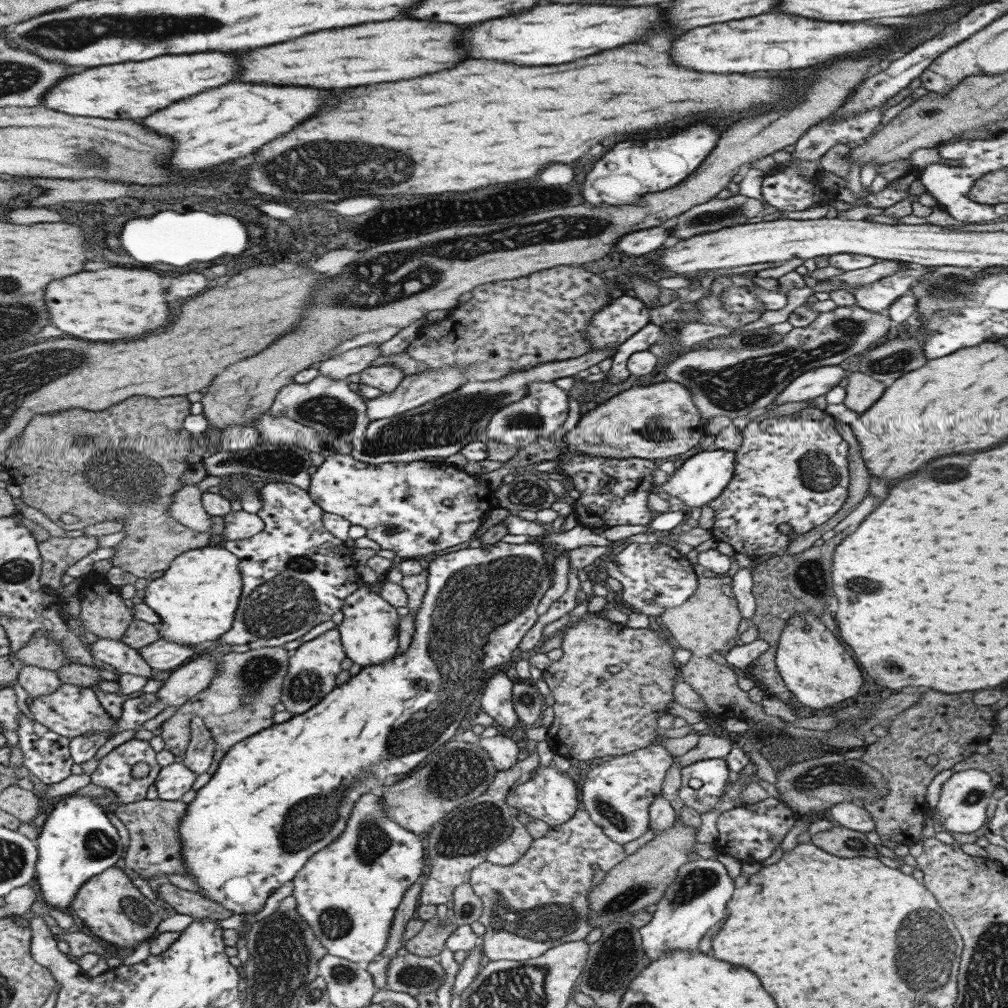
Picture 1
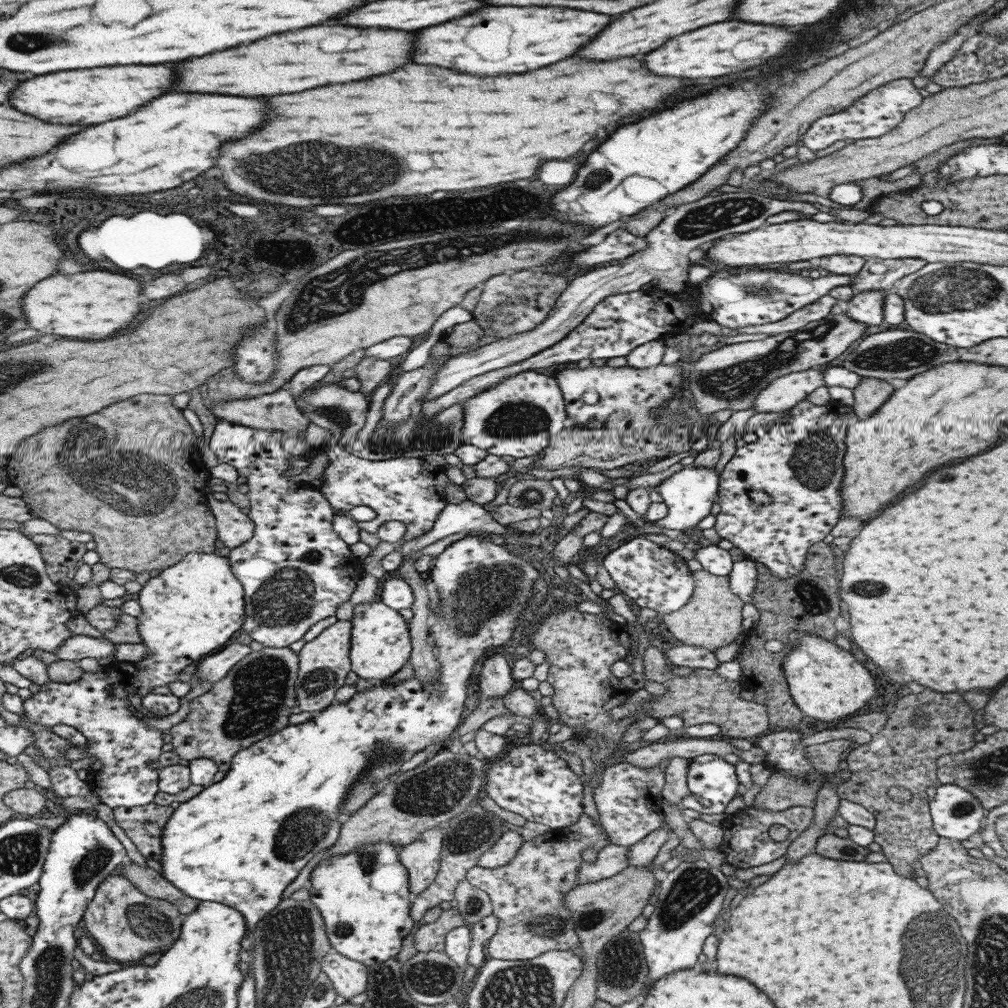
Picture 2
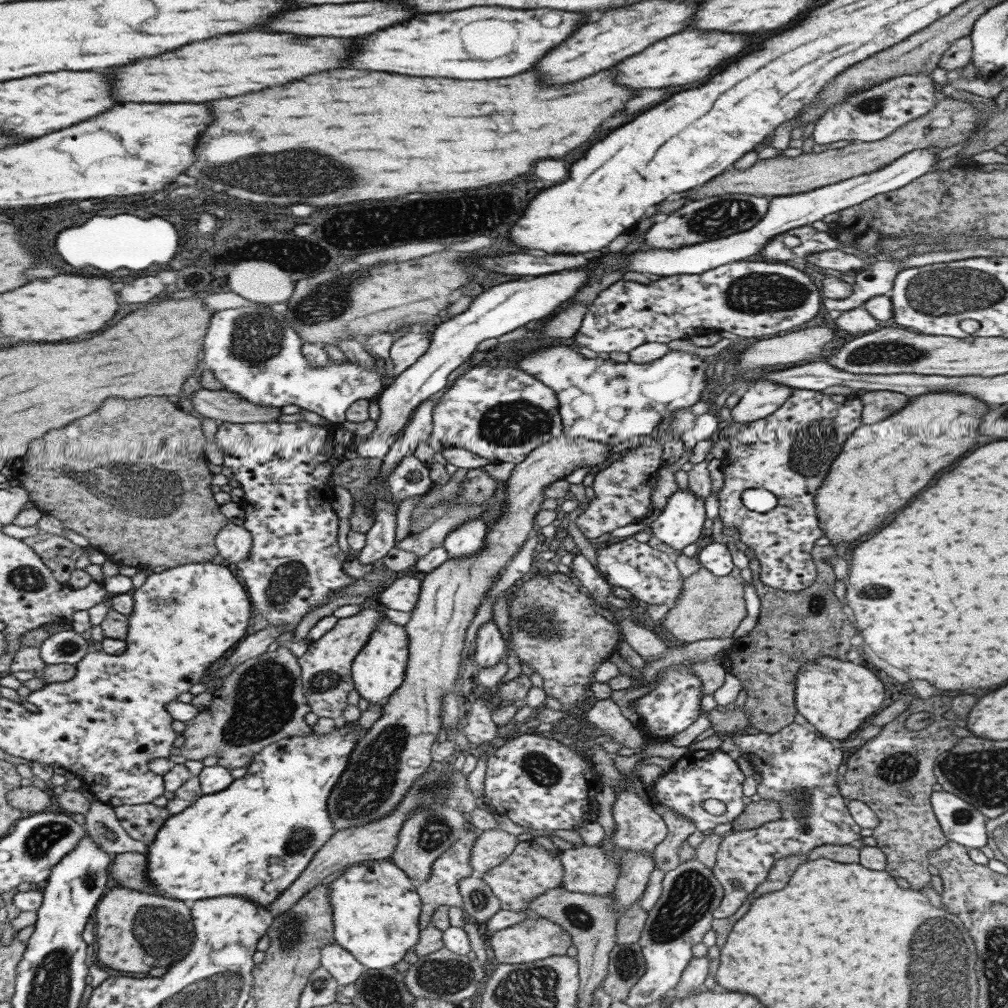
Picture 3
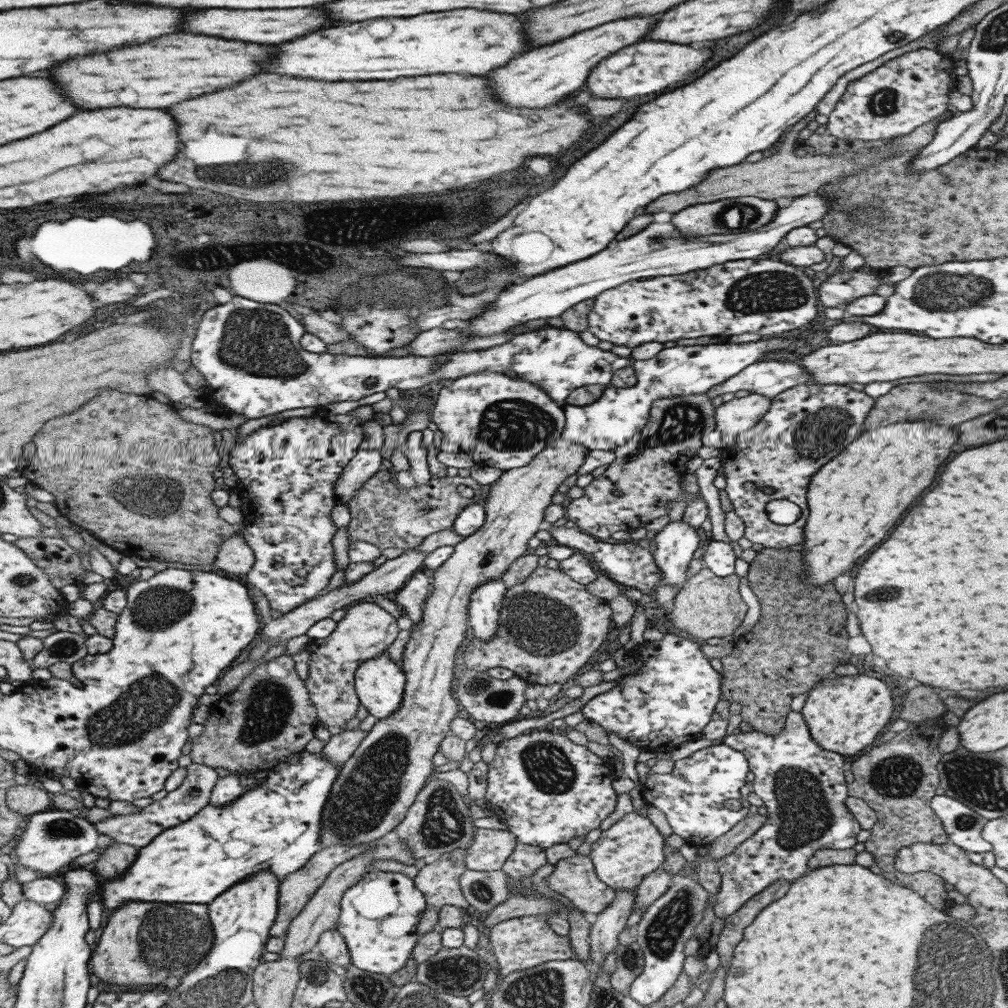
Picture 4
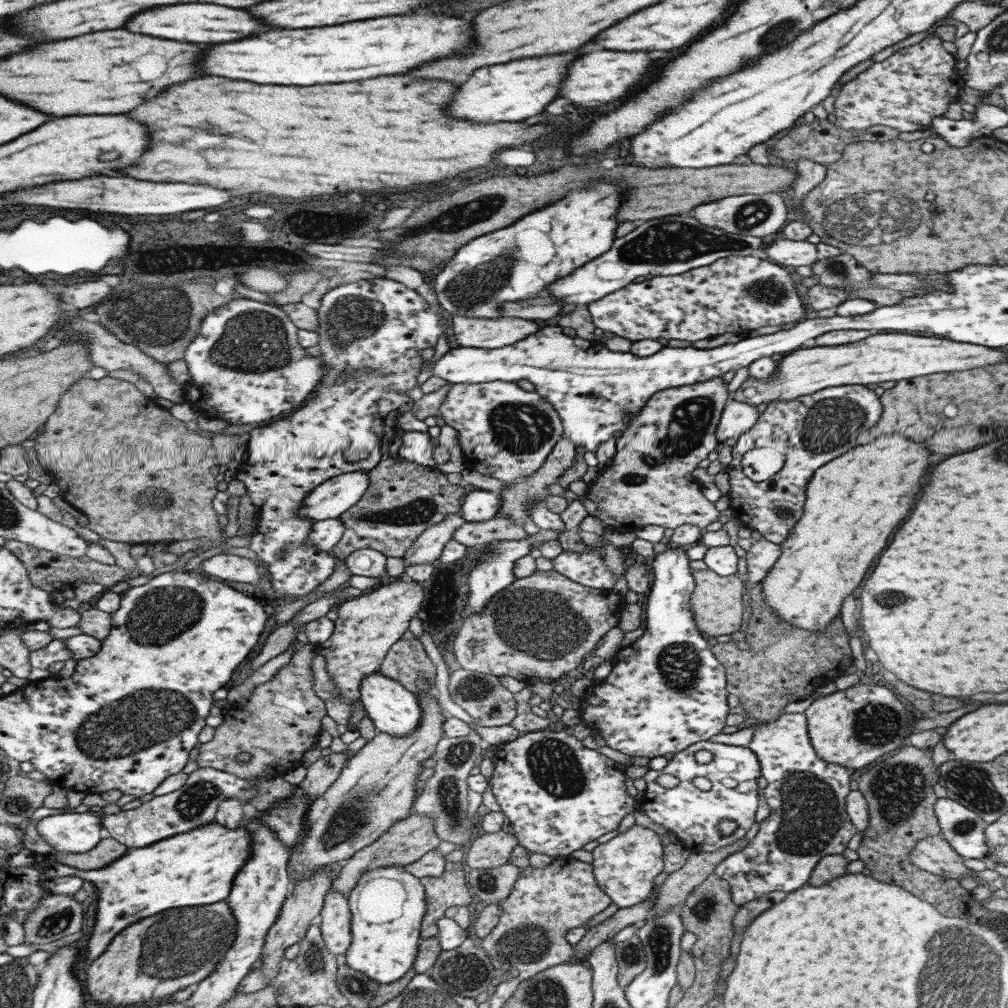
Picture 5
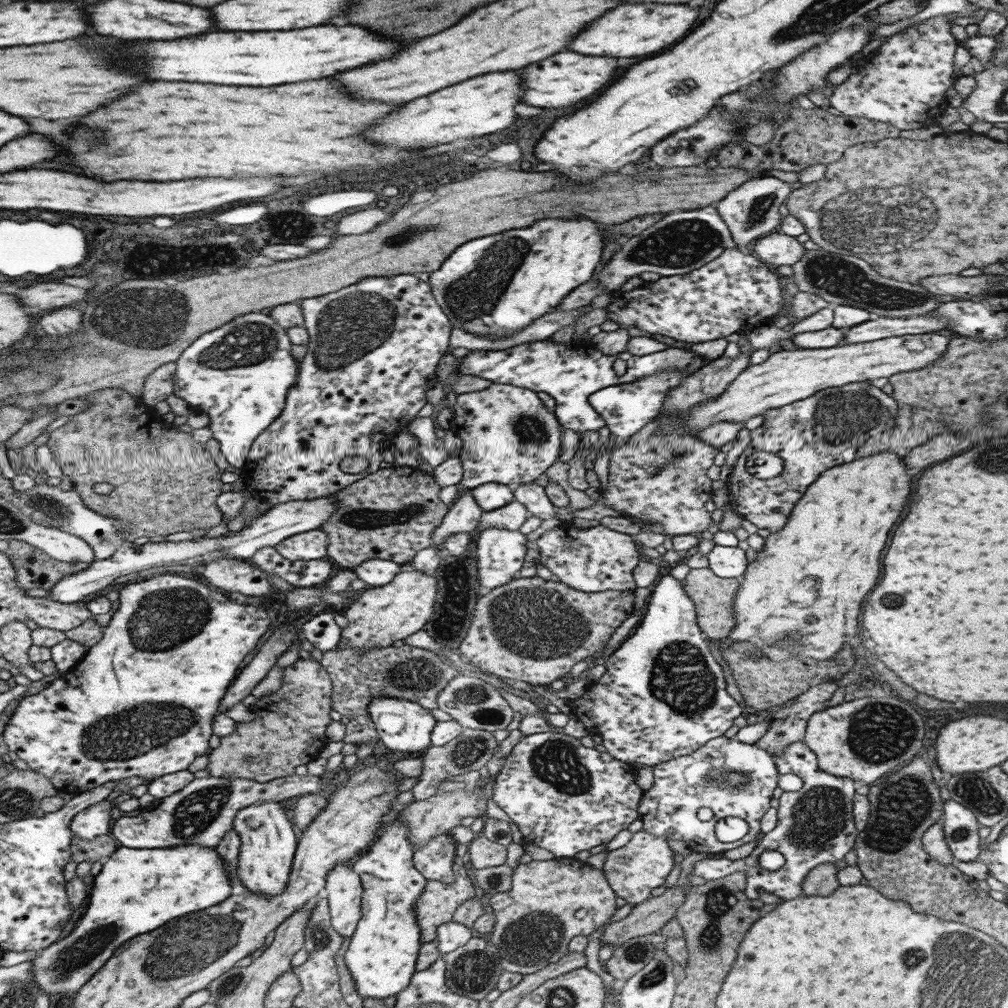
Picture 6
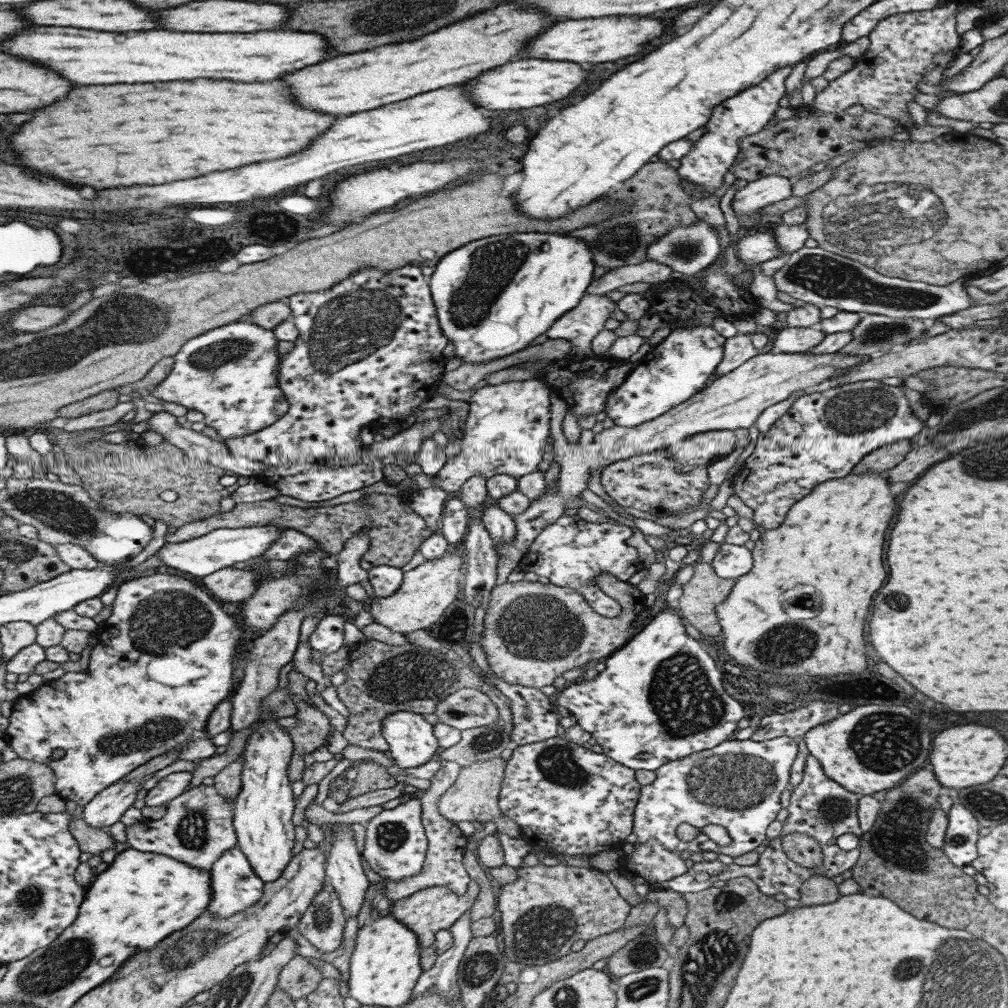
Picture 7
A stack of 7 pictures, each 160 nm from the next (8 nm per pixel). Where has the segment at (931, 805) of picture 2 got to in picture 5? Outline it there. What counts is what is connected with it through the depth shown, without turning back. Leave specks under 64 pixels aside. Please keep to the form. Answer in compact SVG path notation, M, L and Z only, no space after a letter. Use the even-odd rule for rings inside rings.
M938 798L933 805L940 834L963 859L989 855L984 839L987 825L975 812L950 798Z

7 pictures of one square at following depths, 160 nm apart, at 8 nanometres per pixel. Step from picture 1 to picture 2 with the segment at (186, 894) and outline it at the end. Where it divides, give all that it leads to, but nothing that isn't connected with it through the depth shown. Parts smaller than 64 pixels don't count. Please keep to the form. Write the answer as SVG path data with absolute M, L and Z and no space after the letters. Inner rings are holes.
M127 858L121 865L121 875L129 880L132 885L135 885L135 888L138 888L145 896L166 900L184 915L193 912L198 907L200 901L185 896L156 870L148 866L139 867Z

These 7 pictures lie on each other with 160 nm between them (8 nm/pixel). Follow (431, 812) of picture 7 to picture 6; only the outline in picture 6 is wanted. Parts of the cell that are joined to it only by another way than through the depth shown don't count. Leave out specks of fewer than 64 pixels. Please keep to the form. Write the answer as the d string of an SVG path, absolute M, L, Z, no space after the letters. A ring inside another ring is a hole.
M448 833L430 838L412 854L412 863L425 880L436 880L451 884L454 879L452 858L455 856L457 842Z

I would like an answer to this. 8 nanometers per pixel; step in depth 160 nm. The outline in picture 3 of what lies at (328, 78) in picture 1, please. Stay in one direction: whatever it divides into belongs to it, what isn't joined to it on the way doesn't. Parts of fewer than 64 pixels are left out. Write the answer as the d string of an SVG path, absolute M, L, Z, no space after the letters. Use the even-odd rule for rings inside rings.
M245 32L235 36L215 36L177 48L151 60L137 60L125 68L111 68L113 92L119 102L207 102L231 98L247 92L281 86L307 74L317 74L343 66L353 50L353 40L335 36L295 36Z

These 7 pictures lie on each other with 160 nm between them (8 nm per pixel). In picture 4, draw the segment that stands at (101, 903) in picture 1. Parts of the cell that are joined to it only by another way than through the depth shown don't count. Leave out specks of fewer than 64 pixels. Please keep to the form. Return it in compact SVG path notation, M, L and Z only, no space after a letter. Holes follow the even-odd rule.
M127 902L107 918L91 956L91 972L105 984L123 988L155 986L167 977L186 975L211 946L210 920L205 904L159 904Z

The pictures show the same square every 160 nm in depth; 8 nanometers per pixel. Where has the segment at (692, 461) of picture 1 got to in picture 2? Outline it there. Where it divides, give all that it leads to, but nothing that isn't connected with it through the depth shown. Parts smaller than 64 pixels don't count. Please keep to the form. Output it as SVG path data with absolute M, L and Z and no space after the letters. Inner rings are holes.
M685 465L681 470L674 472L668 478L665 478L655 487L647 487L649 491L655 490L662 498L663 504L667 507L667 515L655 521L646 522L655 524L661 528L669 528L669 530L679 530L682 532L690 528L695 530L695 524L709 514L713 498L716 498L718 489L718 475L713 468L696 467L693 465Z

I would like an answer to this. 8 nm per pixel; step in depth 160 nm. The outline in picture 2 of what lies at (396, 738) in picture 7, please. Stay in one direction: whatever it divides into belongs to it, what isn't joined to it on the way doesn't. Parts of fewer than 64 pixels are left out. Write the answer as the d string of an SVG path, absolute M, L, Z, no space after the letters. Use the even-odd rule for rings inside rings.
M381 601L353 606L351 618L350 649L348 657L350 670L357 678L367 682L390 679L408 660L411 652L410 636L405 620L397 611Z

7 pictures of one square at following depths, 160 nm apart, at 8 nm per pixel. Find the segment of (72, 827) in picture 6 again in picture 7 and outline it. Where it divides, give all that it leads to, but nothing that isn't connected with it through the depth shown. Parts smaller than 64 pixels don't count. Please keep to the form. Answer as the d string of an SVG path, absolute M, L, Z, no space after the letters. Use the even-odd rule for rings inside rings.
M140 778L118 780L98 792L83 805L81 818L89 827L107 829L133 804L135 793L141 788Z

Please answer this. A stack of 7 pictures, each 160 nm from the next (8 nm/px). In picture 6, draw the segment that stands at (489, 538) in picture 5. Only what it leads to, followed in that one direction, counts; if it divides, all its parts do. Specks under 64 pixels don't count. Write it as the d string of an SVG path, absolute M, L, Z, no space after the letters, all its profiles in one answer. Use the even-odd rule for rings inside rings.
M515 500L509 502L501 508L483 511L476 524L477 530L484 528L504 528L505 530L518 530L518 528L527 520L530 514L527 509Z

